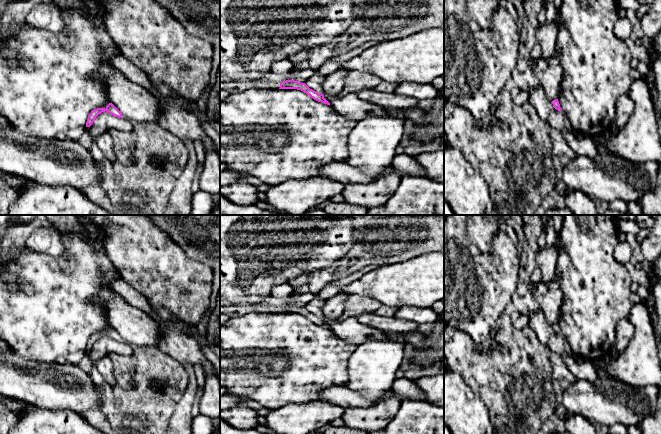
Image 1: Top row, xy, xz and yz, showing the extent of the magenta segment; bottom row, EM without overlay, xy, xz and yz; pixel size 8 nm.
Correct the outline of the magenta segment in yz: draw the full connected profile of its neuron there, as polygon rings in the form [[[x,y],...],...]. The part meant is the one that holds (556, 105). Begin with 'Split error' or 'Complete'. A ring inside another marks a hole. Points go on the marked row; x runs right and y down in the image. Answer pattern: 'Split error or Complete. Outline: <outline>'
Split error. Outline: [[[556,56],[551,58],[540,57],[537,60],[534,74],[539,80],[540,86],[544,89],[547,99],[556,110],[561,112],[558,96],[563,71],[559,59]]]

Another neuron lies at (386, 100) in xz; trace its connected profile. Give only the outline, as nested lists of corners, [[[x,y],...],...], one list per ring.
[[[363,89],[357,95],[359,98],[375,103],[387,110],[418,106],[418,101],[413,98],[401,96],[397,93],[380,92],[375,89]]]

